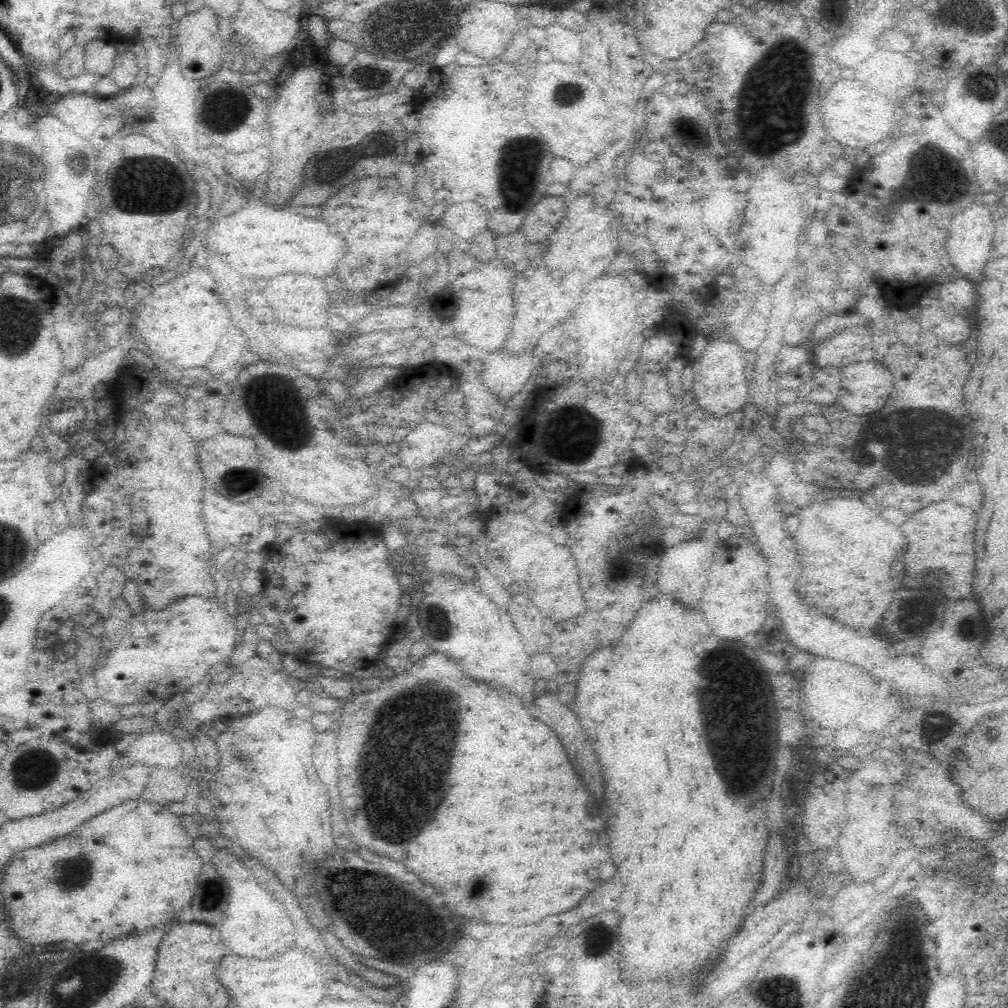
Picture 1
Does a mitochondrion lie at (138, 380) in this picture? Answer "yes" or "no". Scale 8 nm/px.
no

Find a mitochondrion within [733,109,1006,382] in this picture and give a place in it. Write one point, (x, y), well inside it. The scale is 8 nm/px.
(931, 177)

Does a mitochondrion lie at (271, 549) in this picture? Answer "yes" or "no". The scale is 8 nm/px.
no

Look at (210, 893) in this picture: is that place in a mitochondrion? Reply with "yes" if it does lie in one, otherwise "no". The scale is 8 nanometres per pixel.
no

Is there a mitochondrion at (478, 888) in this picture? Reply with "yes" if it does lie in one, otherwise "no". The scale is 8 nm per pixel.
no

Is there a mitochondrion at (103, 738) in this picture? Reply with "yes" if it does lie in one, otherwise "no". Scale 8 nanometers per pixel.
no

